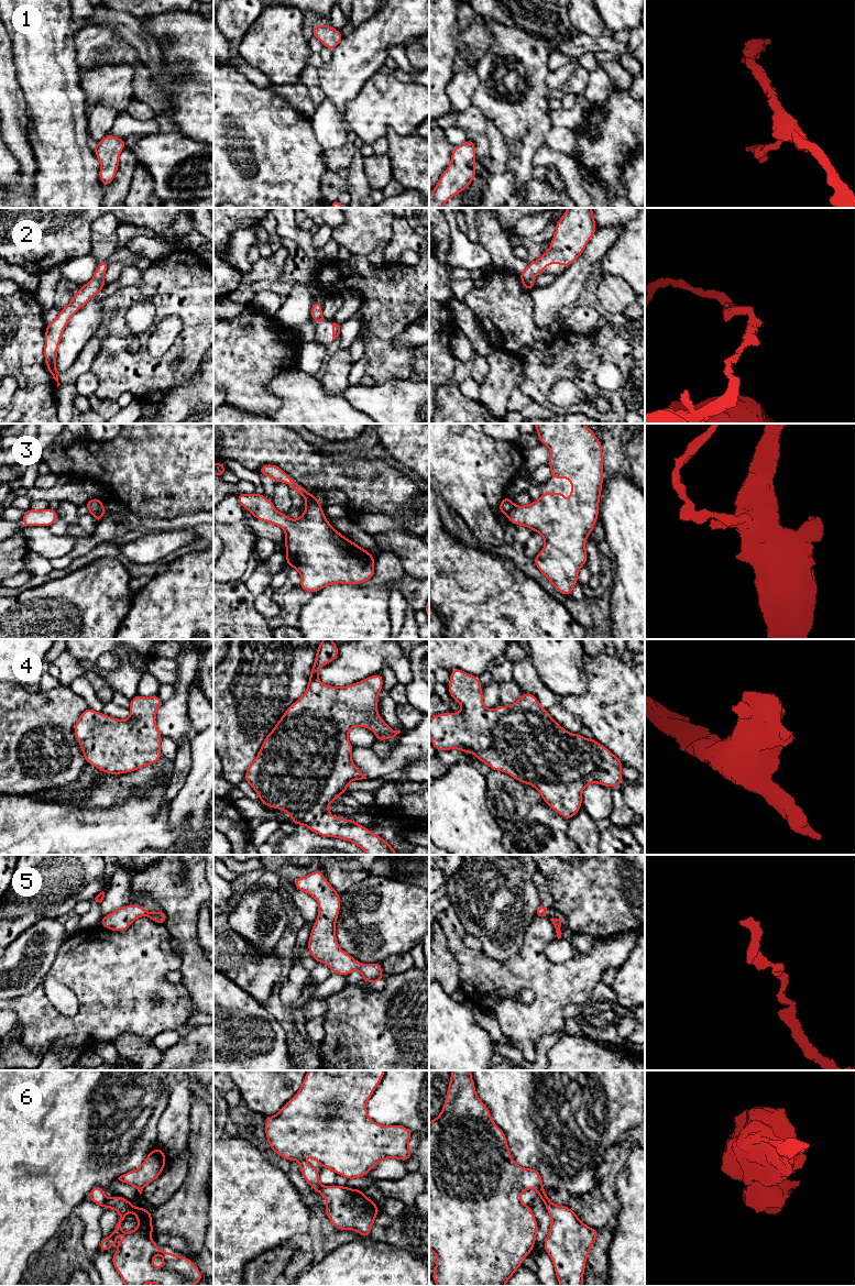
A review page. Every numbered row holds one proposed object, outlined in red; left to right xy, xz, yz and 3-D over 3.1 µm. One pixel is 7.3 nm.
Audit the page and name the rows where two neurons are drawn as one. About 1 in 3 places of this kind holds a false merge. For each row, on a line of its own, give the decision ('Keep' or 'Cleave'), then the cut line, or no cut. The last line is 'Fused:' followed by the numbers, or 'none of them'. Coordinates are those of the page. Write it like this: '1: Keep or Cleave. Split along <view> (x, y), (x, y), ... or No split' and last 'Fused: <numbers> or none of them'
1: Keep. No split
2: Keep. No split
3: Cleave. Split along xy (105, 509), (91, 514)
4: Keep. No split
5: Keep. No split
6: Cleave. Split along xy (107, 1199), (102, 1206)
Fused: 3, 6

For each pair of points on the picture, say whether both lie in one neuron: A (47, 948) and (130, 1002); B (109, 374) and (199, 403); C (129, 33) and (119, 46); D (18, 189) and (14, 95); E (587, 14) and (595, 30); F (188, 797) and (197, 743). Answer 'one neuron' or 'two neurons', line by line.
A: two neurons
B: two neurons
C: two neurons
D: one neuron
E: one neuron
F: one neuron

